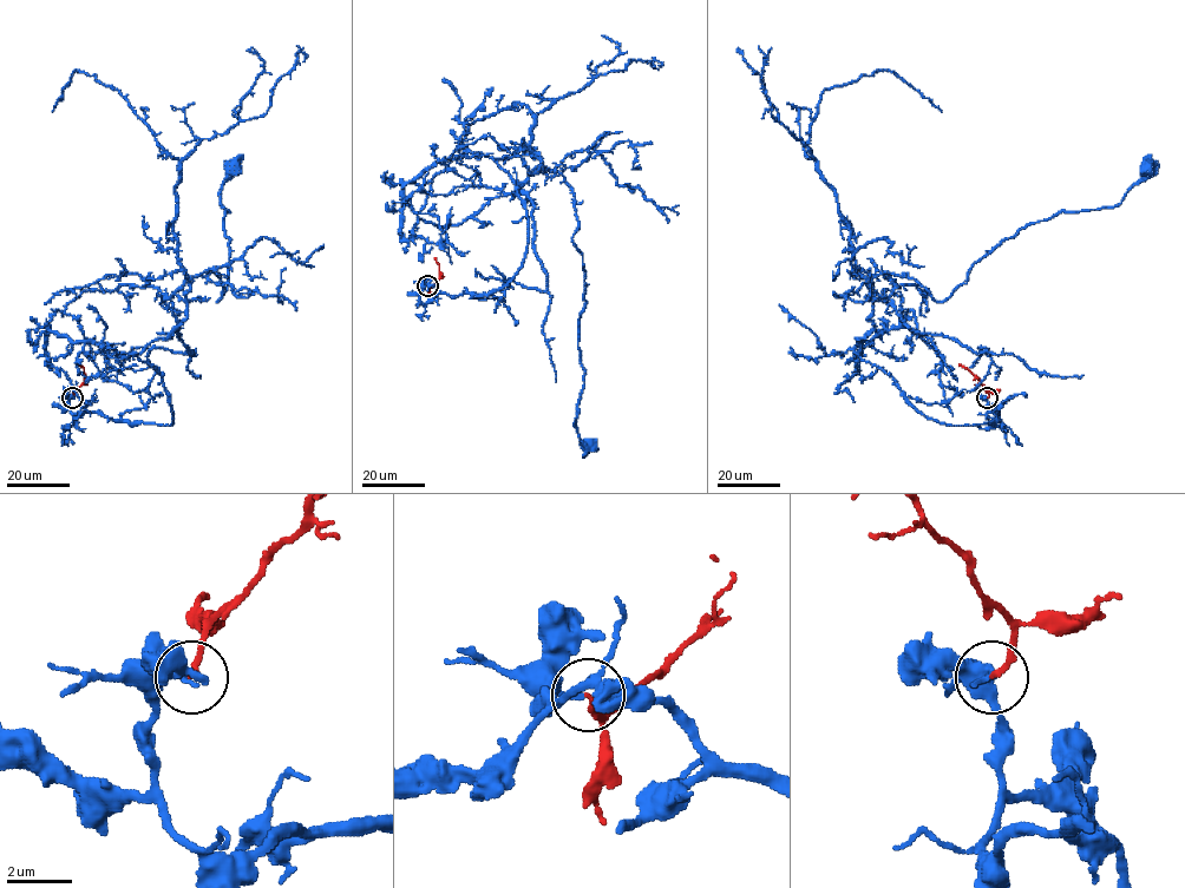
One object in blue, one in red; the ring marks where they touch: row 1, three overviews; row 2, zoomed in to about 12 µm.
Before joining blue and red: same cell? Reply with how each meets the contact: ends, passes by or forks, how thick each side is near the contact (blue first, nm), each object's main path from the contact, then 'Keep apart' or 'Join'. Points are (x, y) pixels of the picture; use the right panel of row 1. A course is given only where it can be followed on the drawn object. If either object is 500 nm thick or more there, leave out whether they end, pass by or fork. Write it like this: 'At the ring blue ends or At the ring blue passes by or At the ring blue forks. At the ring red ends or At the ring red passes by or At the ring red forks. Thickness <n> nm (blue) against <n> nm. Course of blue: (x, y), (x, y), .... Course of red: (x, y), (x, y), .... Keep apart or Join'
At the ring blue ends. At the ring red ends. Thickness 170 nm (blue) against 170 nm. Course of blue: (987, 398), (996, 422), (940, 423), (865, 362), (872, 277), (944, 301), (1005, 239), (1115, 206), (1146, 171). Course of red: (987, 398), (988, 392), (977, 377), (960, 363). Keep apart

